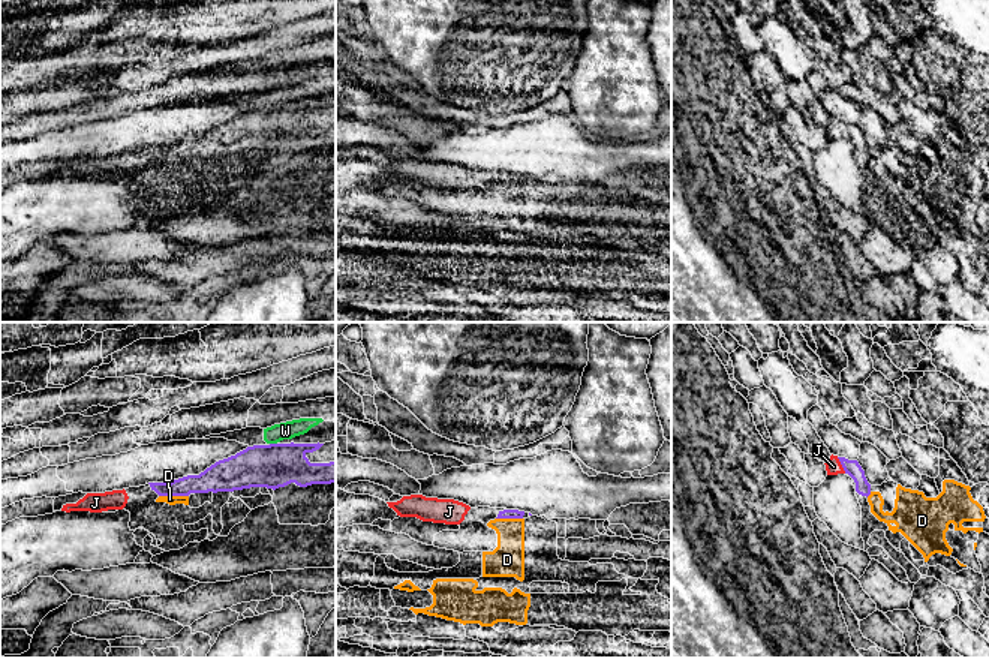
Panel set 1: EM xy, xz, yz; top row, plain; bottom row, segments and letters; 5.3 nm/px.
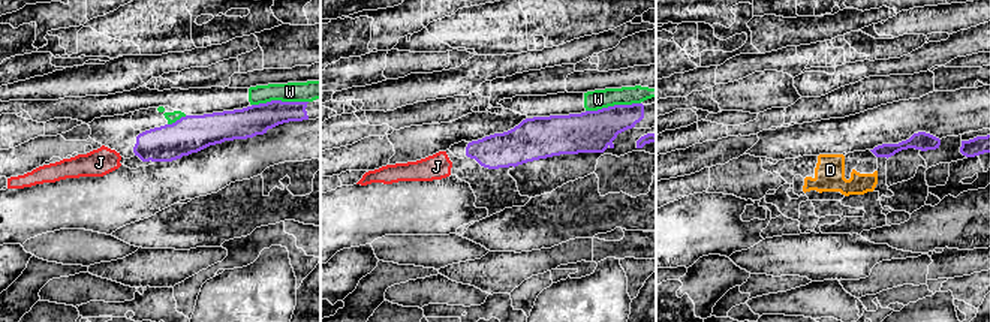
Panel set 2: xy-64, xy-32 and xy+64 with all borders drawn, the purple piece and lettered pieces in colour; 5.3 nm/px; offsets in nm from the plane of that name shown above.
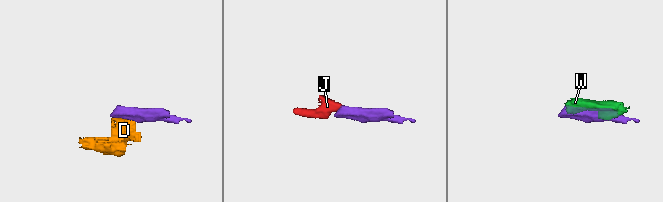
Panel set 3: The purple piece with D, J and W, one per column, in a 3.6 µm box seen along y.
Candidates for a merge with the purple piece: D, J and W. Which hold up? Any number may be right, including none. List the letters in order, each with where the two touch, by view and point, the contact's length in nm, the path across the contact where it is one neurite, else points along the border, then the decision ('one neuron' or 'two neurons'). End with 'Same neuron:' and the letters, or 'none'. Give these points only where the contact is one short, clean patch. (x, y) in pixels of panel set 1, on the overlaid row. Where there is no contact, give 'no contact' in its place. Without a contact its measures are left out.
D: xy (174, 495) | 160 nm | along xy (159, 495), (188, 496) | two neurons
J: yz (841, 463) | 100 nm | across yz (850, 466), (841, 463), (833, 466) | one neuron
W: xy (273, 444) | 40 nm | two neurons
Same neuron: J

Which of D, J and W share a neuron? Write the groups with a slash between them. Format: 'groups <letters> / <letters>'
groups D / J / W

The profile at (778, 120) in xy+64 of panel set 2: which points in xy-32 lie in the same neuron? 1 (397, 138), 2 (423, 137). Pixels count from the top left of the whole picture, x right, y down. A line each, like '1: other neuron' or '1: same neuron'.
1: other neuron
2: other neuron

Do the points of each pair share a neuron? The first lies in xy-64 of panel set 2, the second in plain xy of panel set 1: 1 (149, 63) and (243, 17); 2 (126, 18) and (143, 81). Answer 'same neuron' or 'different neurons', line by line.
1: different neurons
2: different neurons

